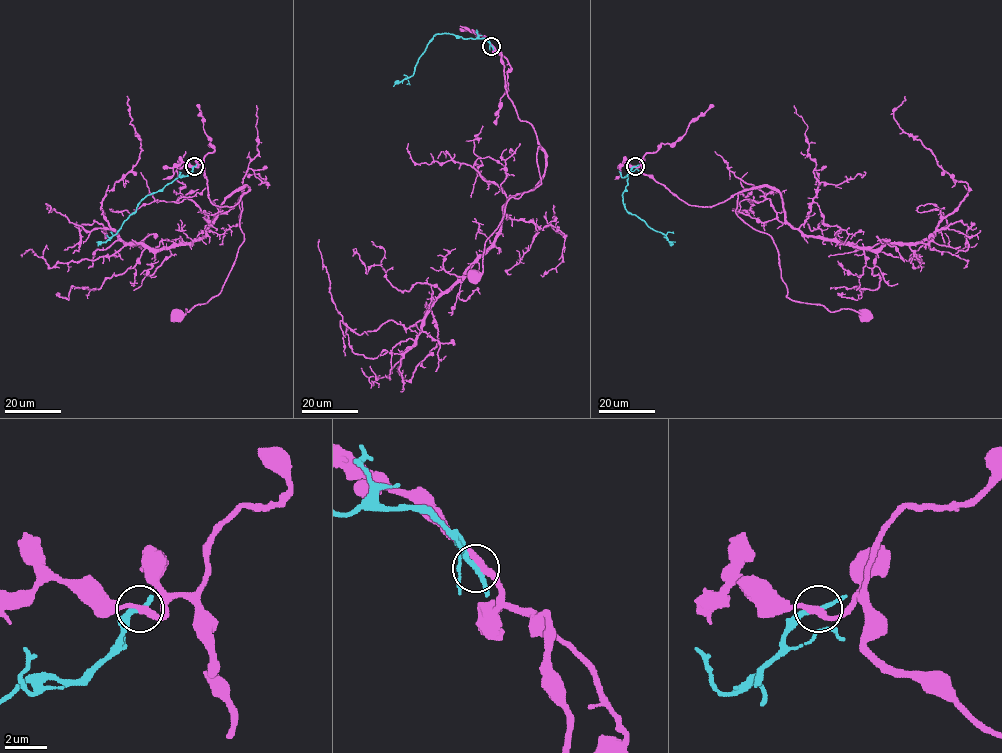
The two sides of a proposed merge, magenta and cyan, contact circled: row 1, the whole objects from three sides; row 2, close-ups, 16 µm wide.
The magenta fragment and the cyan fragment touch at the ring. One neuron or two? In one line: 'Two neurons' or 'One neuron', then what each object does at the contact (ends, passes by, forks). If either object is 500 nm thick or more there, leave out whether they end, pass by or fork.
Two neurons. At the ring magenta passes by. At the ring cyan passes by

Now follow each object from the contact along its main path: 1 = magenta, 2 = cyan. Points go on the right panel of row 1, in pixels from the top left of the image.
1: (635, 166), (689, 205), (712, 207), (737, 193), (736, 214), (767, 233), (778, 250), (786, 296), (864, 314)
2: (635, 166), (627, 175), (627, 184), (622, 195), (625, 208), (664, 233), (669, 242), (675, 242)

